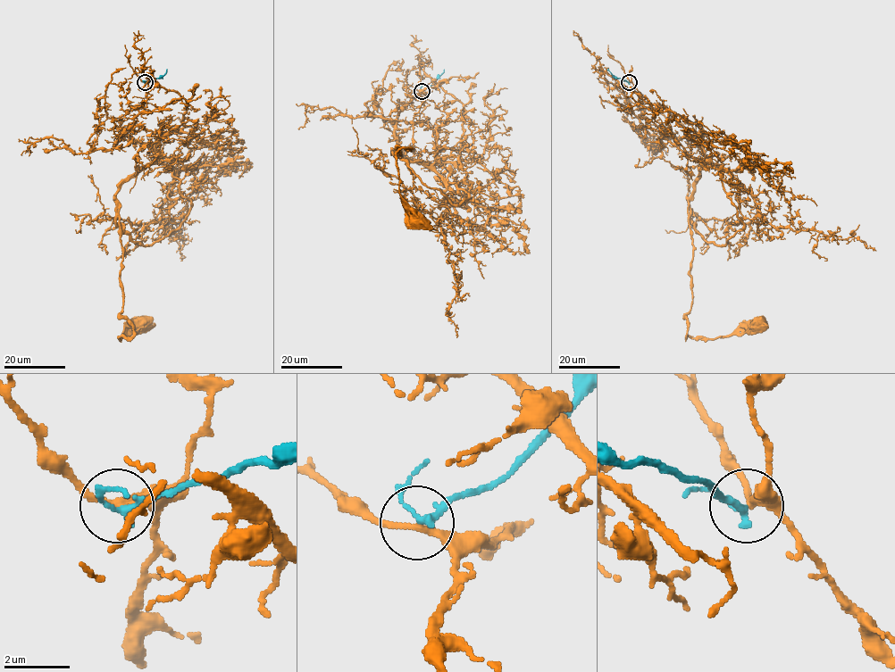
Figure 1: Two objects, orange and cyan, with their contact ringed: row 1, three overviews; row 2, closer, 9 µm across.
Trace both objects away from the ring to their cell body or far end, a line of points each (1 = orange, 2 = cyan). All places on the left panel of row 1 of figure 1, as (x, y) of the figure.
1: (145, 82), (147, 98), (121, 117), (154, 158), (115, 197), (120, 314), (133, 330), (119, 338), (141, 322)
2: (145, 82), (160, 78), (167, 69)

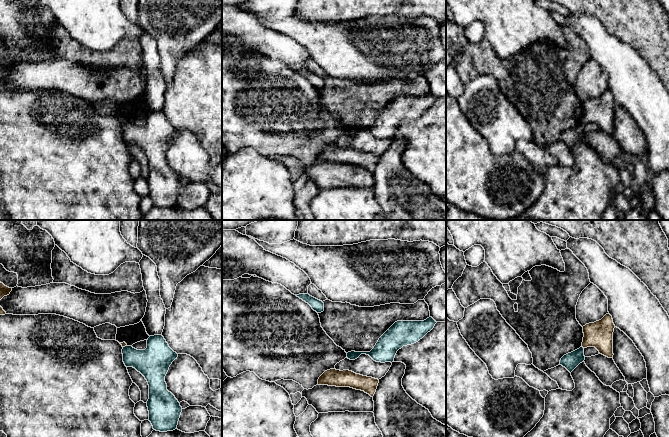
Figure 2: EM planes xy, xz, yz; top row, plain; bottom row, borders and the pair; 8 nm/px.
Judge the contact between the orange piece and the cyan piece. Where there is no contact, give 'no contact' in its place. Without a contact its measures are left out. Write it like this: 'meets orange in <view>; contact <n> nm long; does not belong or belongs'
meets orange in yz; contact 30 nm long; does not belong

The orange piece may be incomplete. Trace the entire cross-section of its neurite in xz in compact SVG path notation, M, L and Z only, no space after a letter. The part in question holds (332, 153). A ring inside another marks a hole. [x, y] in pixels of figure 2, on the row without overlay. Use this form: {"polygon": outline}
{"polygon": "M335 144L325 147L318 155L318 161L350 163L364 167L371 173L374 172L378 159L378 155L356 150L349 146L336 146Z"}

